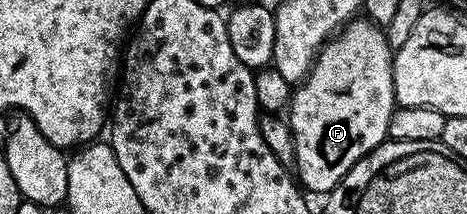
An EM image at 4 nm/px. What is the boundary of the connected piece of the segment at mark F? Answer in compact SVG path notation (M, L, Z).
M353 19L324 44L308 76L295 86L286 120L294 135L294 173L309 194L331 193L358 159L384 144L396 105L393 56L381 26Z

